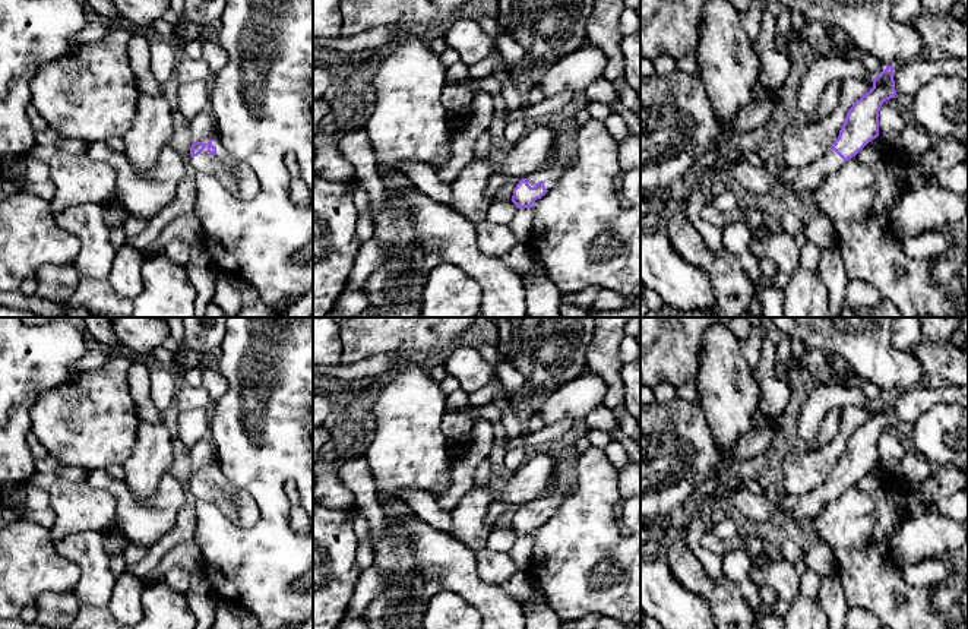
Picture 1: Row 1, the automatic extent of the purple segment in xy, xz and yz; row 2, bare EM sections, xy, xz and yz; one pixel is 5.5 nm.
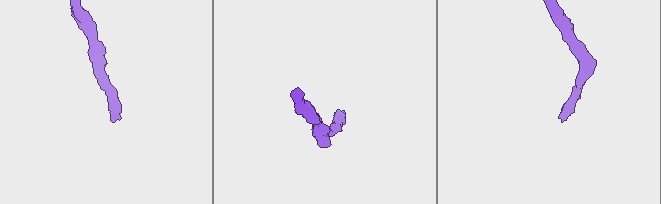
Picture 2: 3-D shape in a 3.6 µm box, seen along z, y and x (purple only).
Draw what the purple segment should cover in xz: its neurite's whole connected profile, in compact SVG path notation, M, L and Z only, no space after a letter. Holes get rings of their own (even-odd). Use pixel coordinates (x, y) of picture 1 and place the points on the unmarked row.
M547 493L529 502L526 506L519 508L513 516L512 530L516 535L532 535L537 527L541 527L554 515L561 500L560 493Z

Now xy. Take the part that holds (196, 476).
M216 462L208 471L192 471L187 493L193 499L212 500L227 518L243 527L253 527L260 519L253 496L230 483Z

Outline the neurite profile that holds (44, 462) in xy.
M32 432L28 434L28 446L34 455L35 471L39 474L53 474L73 483L86 481L89 471L76 465L66 465L51 456Z

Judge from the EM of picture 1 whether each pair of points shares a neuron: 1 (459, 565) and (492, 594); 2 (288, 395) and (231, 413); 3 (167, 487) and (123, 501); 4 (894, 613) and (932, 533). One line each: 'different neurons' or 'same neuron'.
1: same neuron
2: same neuron
3: same neuron
4: different neurons

